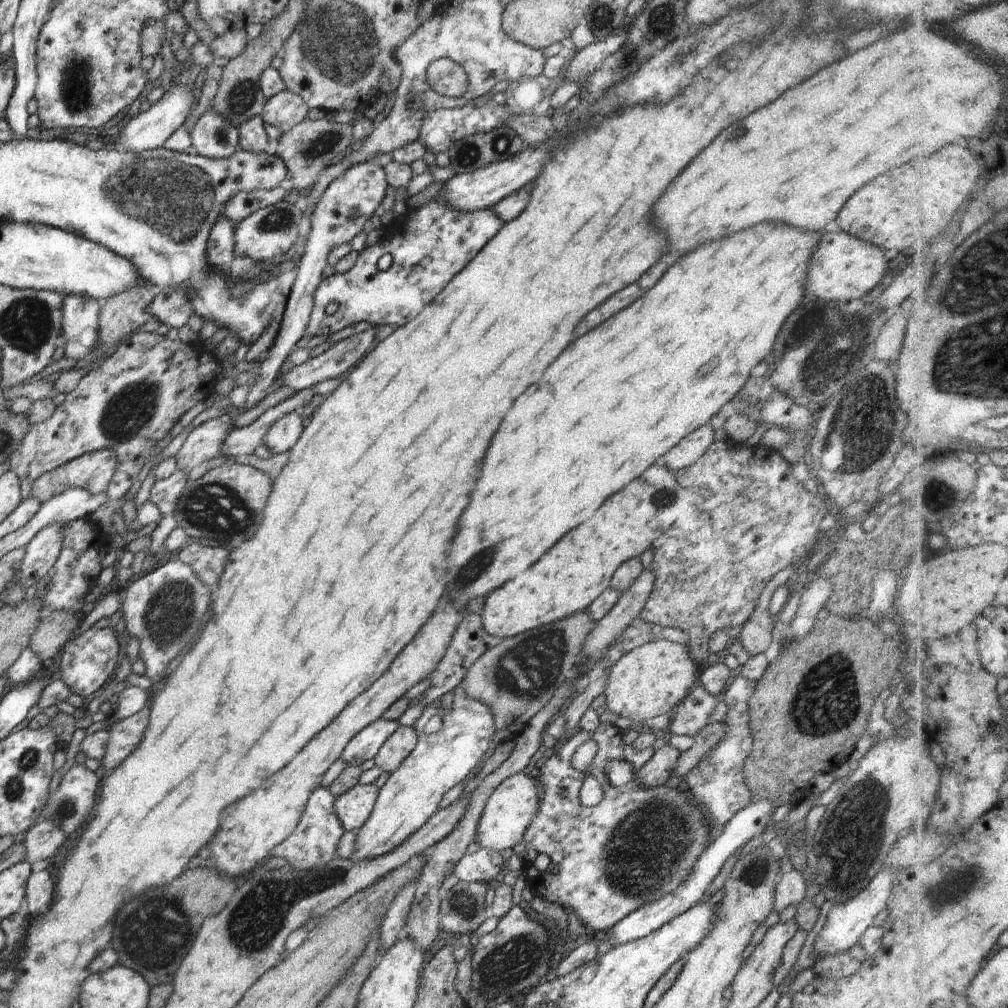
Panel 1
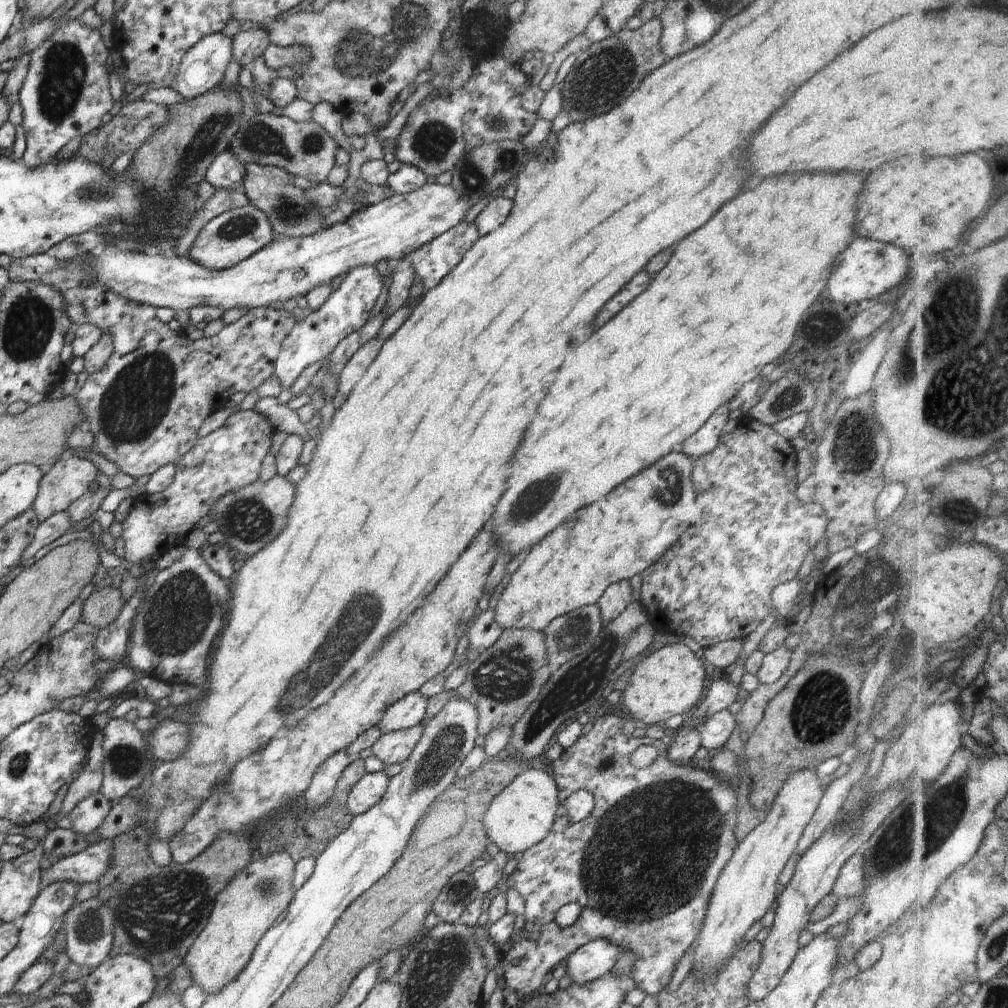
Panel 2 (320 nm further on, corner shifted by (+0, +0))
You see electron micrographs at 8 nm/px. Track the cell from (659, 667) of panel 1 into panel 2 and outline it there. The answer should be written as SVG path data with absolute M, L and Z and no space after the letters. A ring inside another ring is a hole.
M687 642L673 643L652 653L648 658L642 659L631 675L626 690L623 691L621 702L638 720L650 725L664 724L674 715L691 713L694 710L704 690L704 676L703 659L699 659L689 649Z

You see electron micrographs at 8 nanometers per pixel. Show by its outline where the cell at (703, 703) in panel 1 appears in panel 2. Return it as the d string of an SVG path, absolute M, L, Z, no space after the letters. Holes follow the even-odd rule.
M724 709L699 721L695 727L700 733L701 746L715 753L726 745L734 728L737 728L736 716Z

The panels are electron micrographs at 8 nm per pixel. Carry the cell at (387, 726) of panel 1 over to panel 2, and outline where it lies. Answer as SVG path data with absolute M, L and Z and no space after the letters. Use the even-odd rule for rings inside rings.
M420 691L407 694L386 709L377 725L383 733L420 725L426 716L427 700Z

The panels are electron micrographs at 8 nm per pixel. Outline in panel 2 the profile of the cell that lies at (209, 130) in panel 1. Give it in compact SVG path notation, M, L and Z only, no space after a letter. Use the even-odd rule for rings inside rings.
M226 149L219 154L208 167L205 180L216 189L244 191L242 184L245 175L245 166Z

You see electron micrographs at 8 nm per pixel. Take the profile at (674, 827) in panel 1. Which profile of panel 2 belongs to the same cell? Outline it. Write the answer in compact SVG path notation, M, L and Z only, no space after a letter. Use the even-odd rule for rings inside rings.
M606 714L593 722L592 729L588 734L582 735L576 744L573 744L569 749L566 749L560 760L554 761L553 779L556 781L559 788L559 807L556 811L556 816L549 830L549 833L538 844L531 846L525 850L520 860L518 860L517 867L506 880L506 886L509 889L517 890L525 902L524 918L526 920L524 931L528 934L531 932L539 932L540 938L537 941L528 939L520 939L515 943L509 945L502 950L501 961L504 966L504 987L507 991L522 992L522 994L532 994L532 992L542 991L542 978L553 972L563 960L566 960L577 948L584 946L587 942L594 939L604 939L610 944L615 944L623 951L631 951L635 958L635 964L629 974L630 978L634 980L635 986L643 990L646 994L658 994L668 986L668 982L672 978L672 974L678 964L680 958L684 955L686 950L700 934L707 910L710 897L712 896L713 888L716 886L717 878L723 871L726 863L732 858L734 849L737 845L737 838L735 837L735 828L737 825L736 809L736 792L729 785L731 782L727 779L720 778L712 770L701 769L693 764L676 764L672 762L667 754L660 754L656 760L646 768L637 769L630 764L630 757L632 753L642 745L652 745L654 748L660 748L660 742L651 739L650 737L634 737L622 733L622 726L624 720L618 715ZM597 760L610 760L610 766L607 771L601 771L596 768ZM584 789L591 792L594 799L594 808L588 818L584 818L580 822L572 822L569 819L564 800L577 790ZM578 903L582 912L578 916L578 920L568 928L560 928L556 924L555 916L559 908L565 904Z

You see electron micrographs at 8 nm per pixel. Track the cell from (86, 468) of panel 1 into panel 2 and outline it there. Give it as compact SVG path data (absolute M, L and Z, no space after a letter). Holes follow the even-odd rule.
M72 455L57 460L39 484L33 509L39 522L66 511L86 491L96 487L97 468L93 461Z

